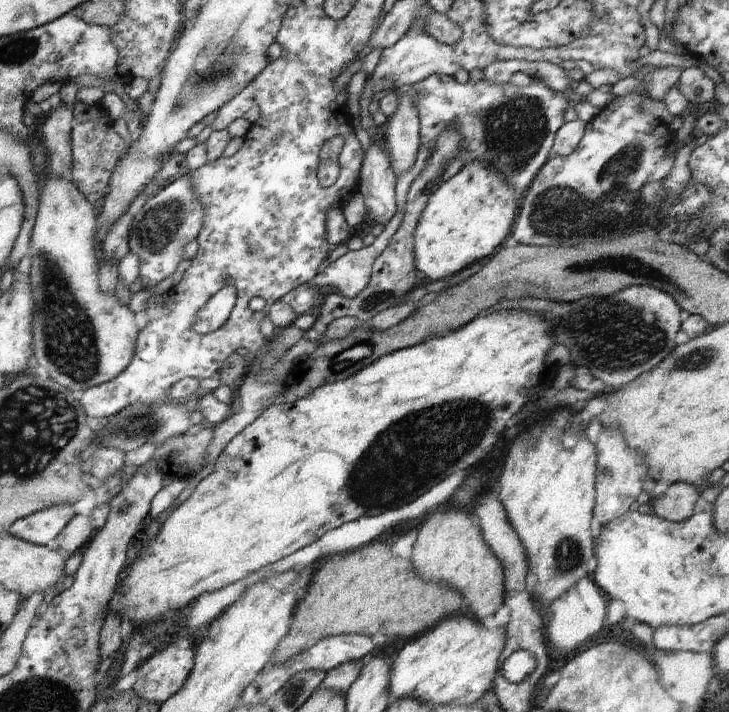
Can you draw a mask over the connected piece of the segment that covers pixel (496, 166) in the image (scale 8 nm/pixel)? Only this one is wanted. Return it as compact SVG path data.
M433 74L422 82L413 85L415 88L415 102L419 108L421 118L421 145L429 151L429 155L437 152L437 142L445 128L453 128L463 136L463 146L455 152L449 151L447 162L461 158L463 167L475 160L481 160L485 166L491 166L493 172L497 172L519 196L523 196L529 186L540 175L541 168L548 161L549 148L555 142L556 133L564 125L562 115L569 107L568 101L556 91L552 91L541 83L533 83L527 86L516 86L511 83L495 84L487 78L481 78L477 82L467 81L460 84L454 76L445 74Z

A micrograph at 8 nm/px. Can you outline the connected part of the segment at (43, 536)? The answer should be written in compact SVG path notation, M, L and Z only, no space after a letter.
M59 504L17 520L7 534L37 545L49 545L56 541L76 516L73 504Z

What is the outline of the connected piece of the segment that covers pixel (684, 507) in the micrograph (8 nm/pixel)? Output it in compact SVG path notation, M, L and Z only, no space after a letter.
M686 482L671 483L665 492L651 496L649 513L676 523L687 520L693 514L698 493Z

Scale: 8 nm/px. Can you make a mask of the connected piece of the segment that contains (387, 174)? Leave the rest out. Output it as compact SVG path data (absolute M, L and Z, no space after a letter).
M377 130L377 134L367 147L361 170L359 193L364 197L368 208L369 221L372 224L387 225L397 214L396 173L390 155L385 154L385 150L379 144L375 144L382 134L382 131Z

